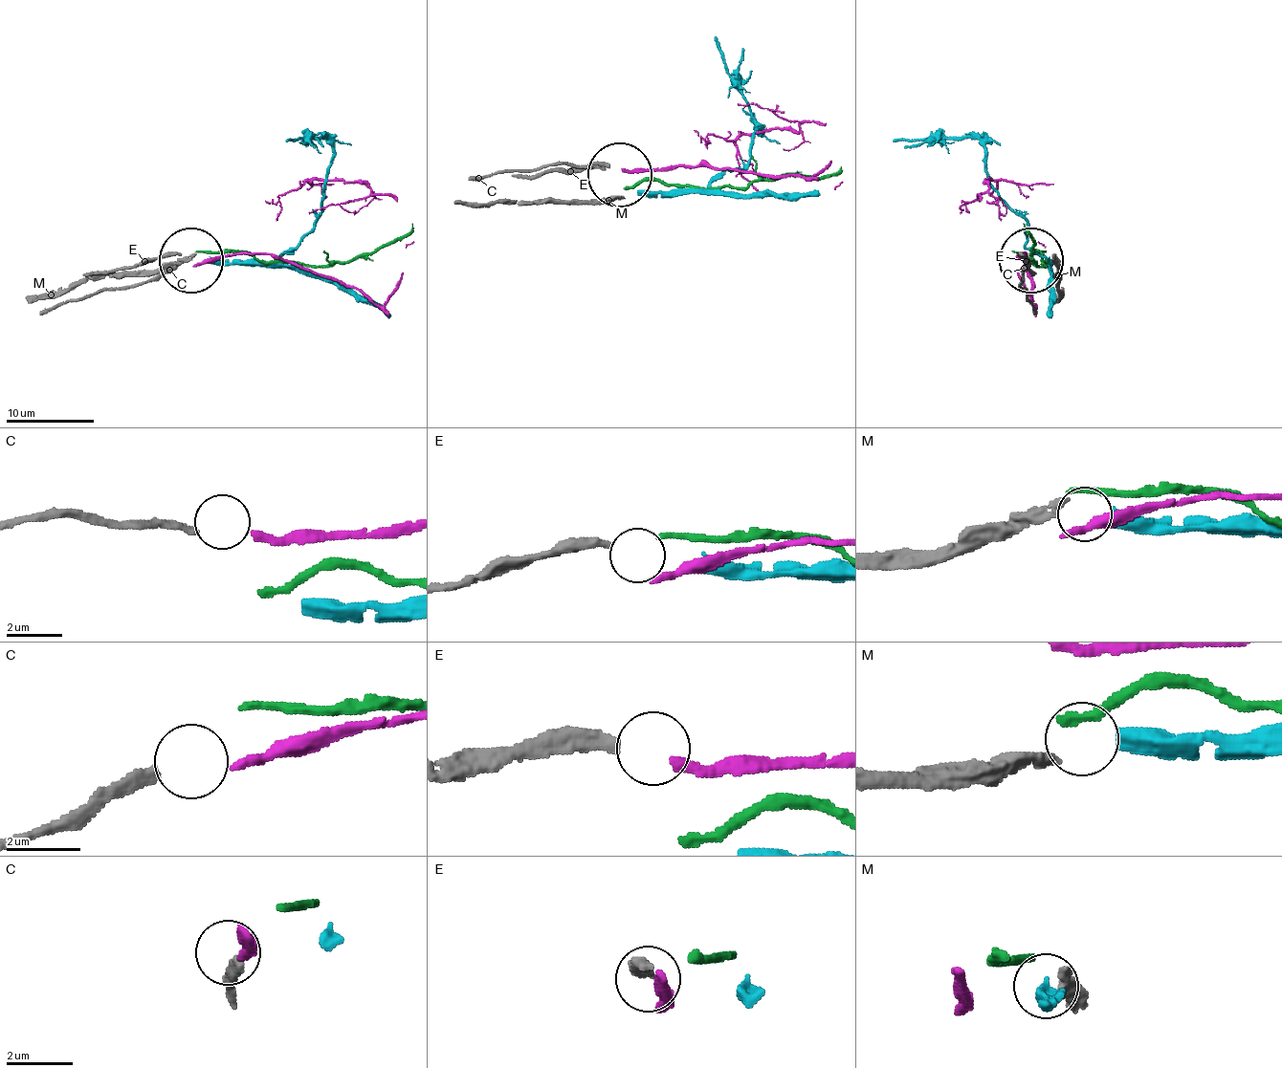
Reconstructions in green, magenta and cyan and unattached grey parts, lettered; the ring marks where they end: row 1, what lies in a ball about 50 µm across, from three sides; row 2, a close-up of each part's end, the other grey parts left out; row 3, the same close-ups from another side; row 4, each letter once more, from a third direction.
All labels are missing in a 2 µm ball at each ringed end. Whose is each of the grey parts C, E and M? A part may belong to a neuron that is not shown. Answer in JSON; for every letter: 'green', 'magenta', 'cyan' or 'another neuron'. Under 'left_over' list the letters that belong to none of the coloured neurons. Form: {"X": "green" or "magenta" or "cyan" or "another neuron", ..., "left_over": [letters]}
{"C": "magenta", "E": "another neuron", "M": "cyan", "left_over": ["E"]}

